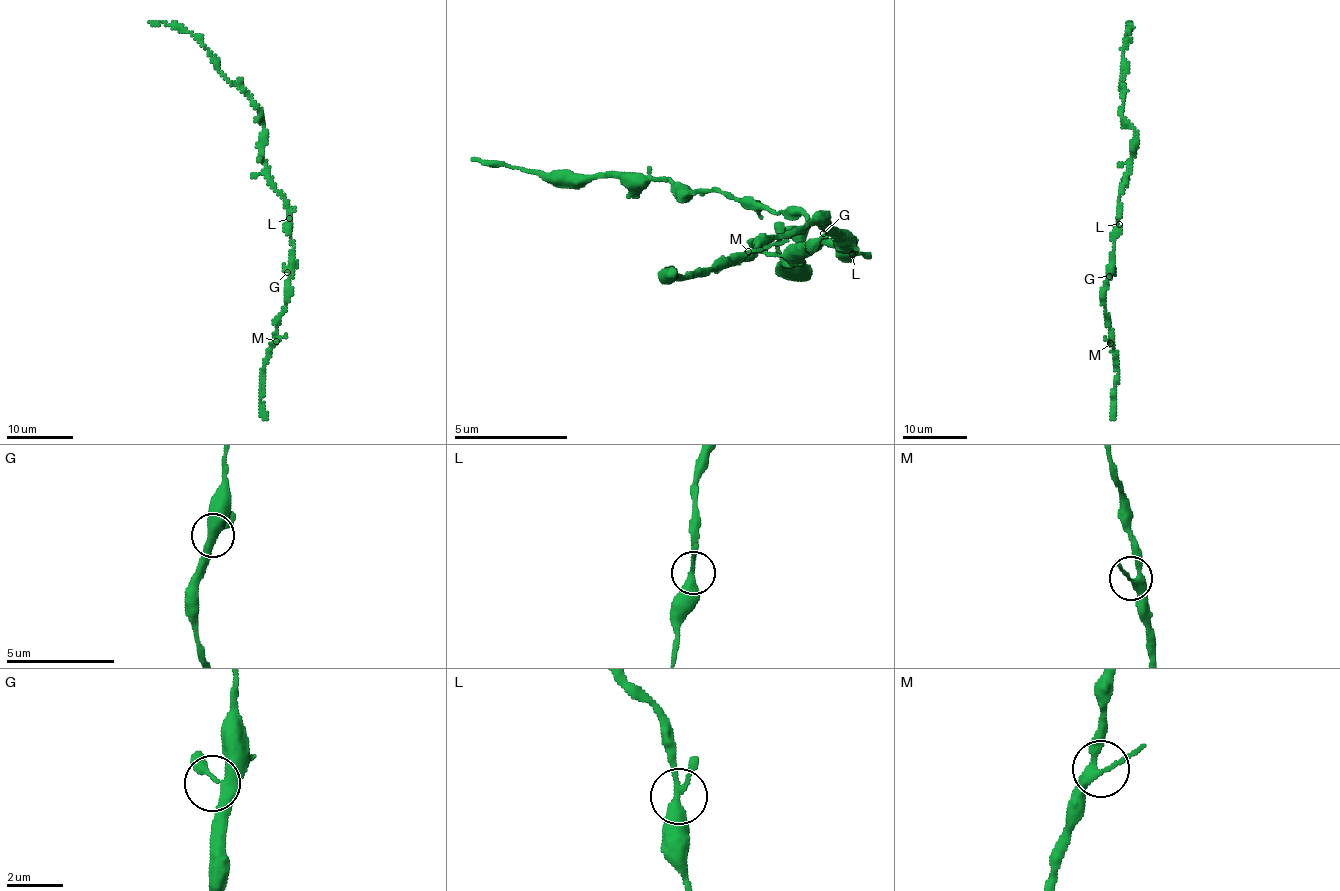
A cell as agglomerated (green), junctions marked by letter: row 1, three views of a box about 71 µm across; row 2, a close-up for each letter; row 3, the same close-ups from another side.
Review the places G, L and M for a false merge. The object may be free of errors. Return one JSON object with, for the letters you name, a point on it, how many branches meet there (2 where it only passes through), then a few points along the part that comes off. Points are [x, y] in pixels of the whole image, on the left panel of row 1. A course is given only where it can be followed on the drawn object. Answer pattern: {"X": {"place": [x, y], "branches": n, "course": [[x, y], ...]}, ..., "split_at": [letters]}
{"split_at": []}

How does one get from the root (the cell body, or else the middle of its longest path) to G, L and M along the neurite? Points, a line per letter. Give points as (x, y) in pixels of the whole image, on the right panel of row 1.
G: (1120, 198), (1113, 272), (1109, 276)
L: (1120, 198), (1118, 224)
M: (1120, 198), (1113, 272), (1104, 291), (1104, 312), (1112, 335), (1110, 343)

